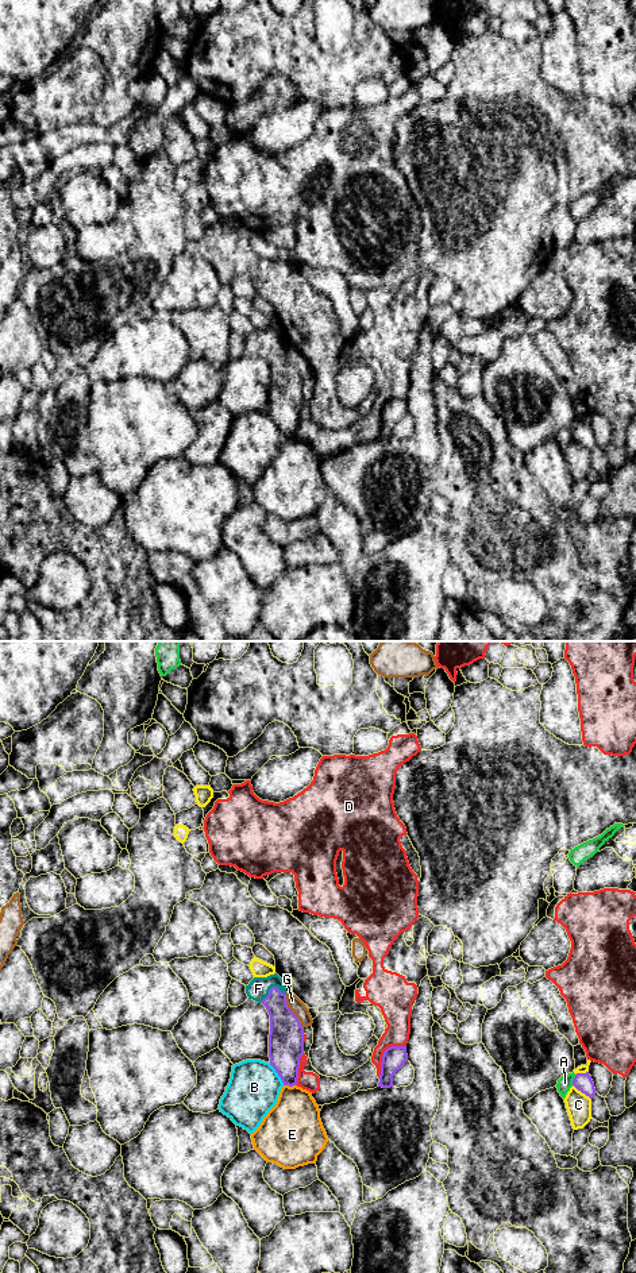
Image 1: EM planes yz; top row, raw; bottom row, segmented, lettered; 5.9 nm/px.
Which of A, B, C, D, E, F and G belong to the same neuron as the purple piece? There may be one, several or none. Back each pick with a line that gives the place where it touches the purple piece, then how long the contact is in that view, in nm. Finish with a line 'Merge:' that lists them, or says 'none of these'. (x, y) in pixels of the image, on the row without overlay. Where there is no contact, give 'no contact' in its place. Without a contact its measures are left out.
F: meets purple in yz at (270, 340); contact 170 nm long
Merge: F

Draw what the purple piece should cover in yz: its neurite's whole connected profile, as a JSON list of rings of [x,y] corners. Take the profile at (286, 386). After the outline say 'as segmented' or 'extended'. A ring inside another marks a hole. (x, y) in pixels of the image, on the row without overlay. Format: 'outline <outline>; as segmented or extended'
outline [[[277,325],[254,329],[246,337],[246,346],[248,351],[262,355],[270,367],[270,417],[284,437],[296,437],[300,410],[304,406],[304,379],[286,356],[286,340],[282,331]]]; extended

